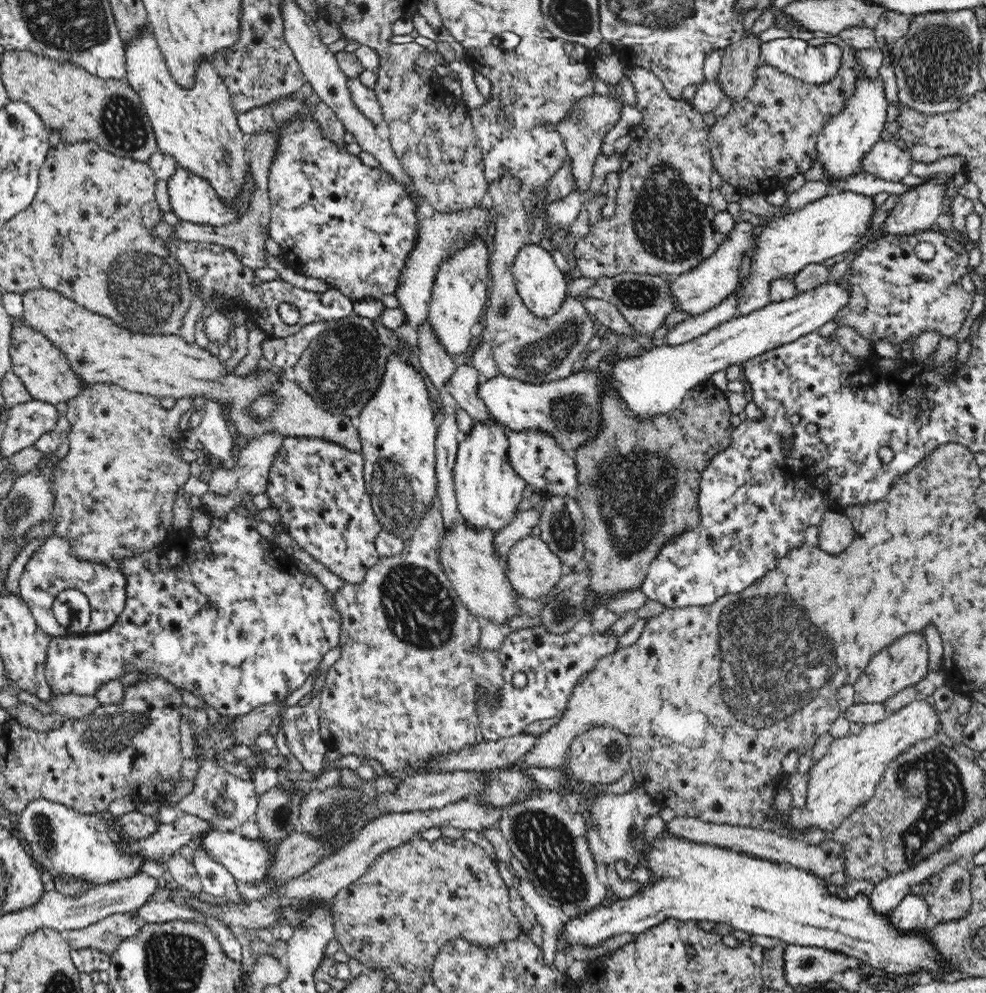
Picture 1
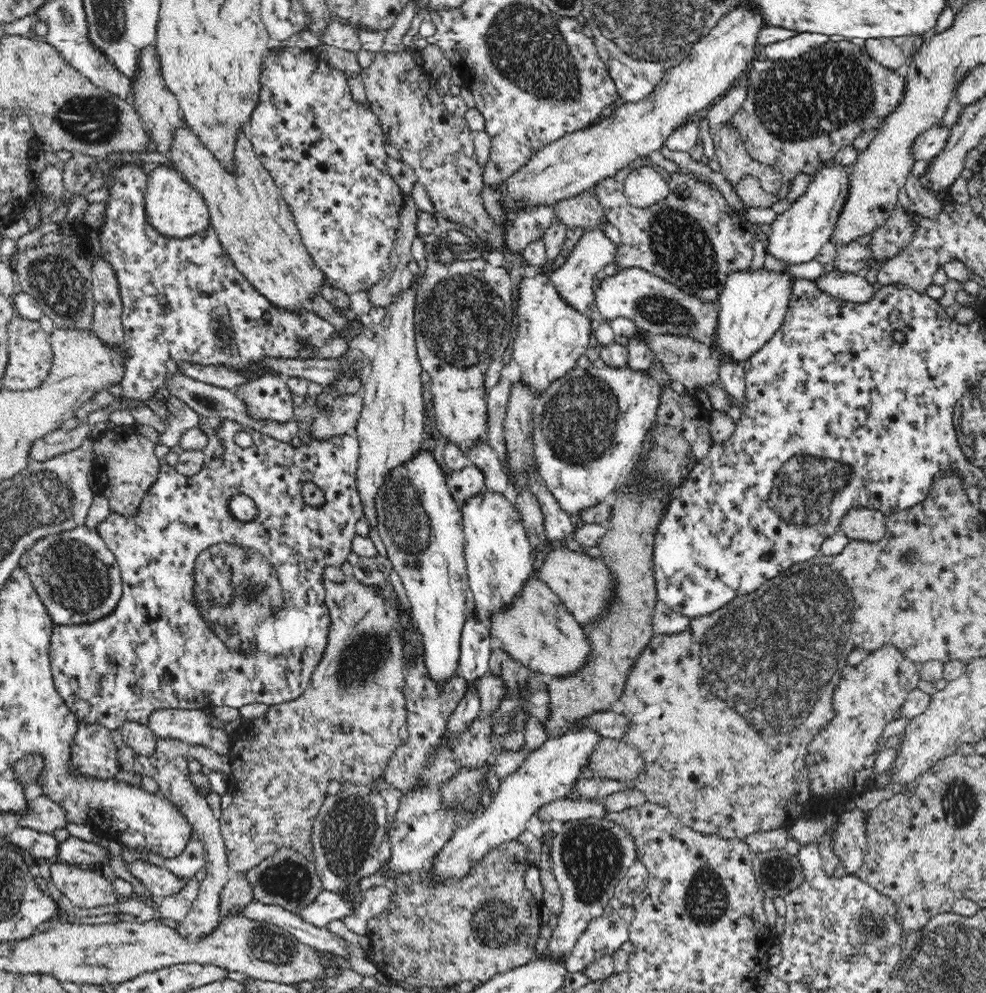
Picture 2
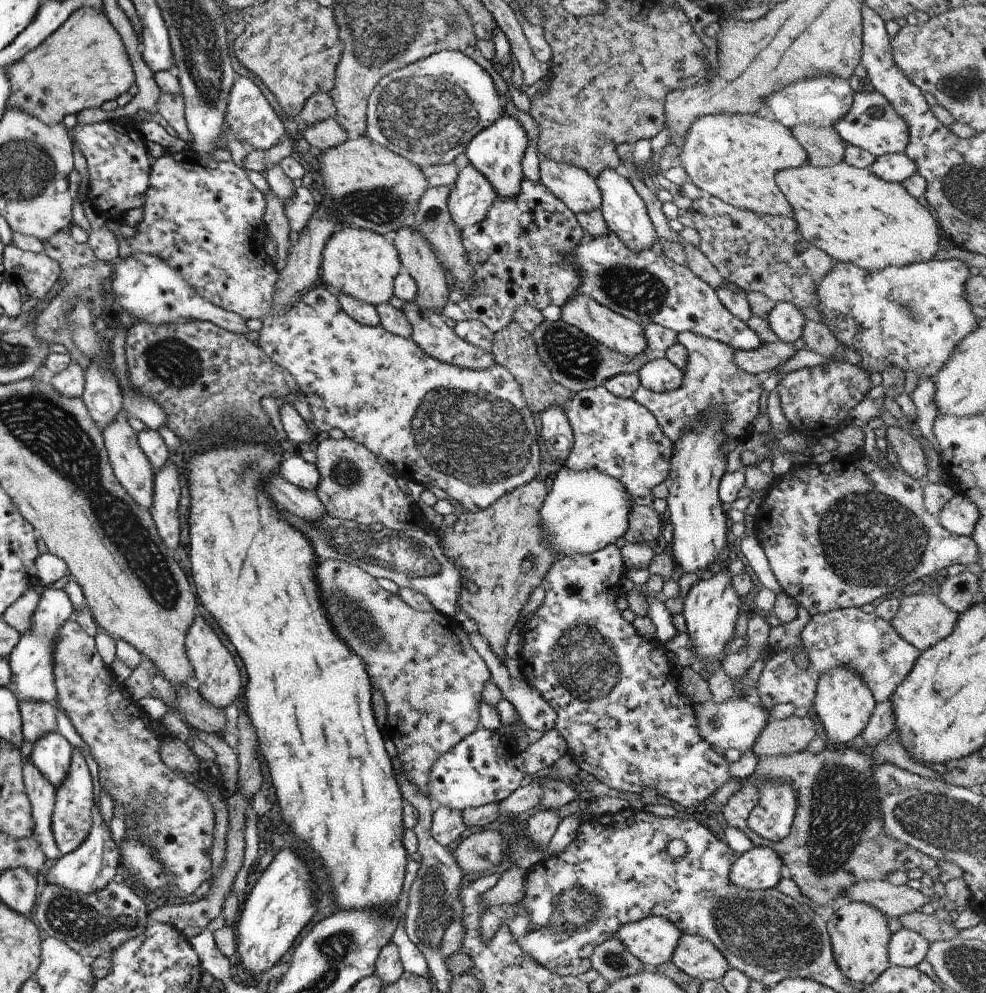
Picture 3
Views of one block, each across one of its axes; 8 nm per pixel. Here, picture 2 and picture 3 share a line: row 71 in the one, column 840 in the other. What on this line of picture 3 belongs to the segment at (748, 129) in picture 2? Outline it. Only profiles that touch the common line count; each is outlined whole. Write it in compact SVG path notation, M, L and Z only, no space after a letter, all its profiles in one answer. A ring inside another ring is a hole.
M853 747L763 758L753 774L740 784L739 790L727 799L720 810L721 816L728 826L743 832L753 847L769 846L788 868L788 878L795 882L800 894L816 905L836 907L843 901L843 892L855 882L886 880L887 874L895 870L906 872L918 868L929 874L933 883L962 878L964 872L956 864L927 858L919 850L893 840L883 832L879 796L871 778L879 761L873 751ZM775 778L787 782L797 800L789 834L777 842L755 836L746 825L746 818L759 798L753 784L757 780Z

